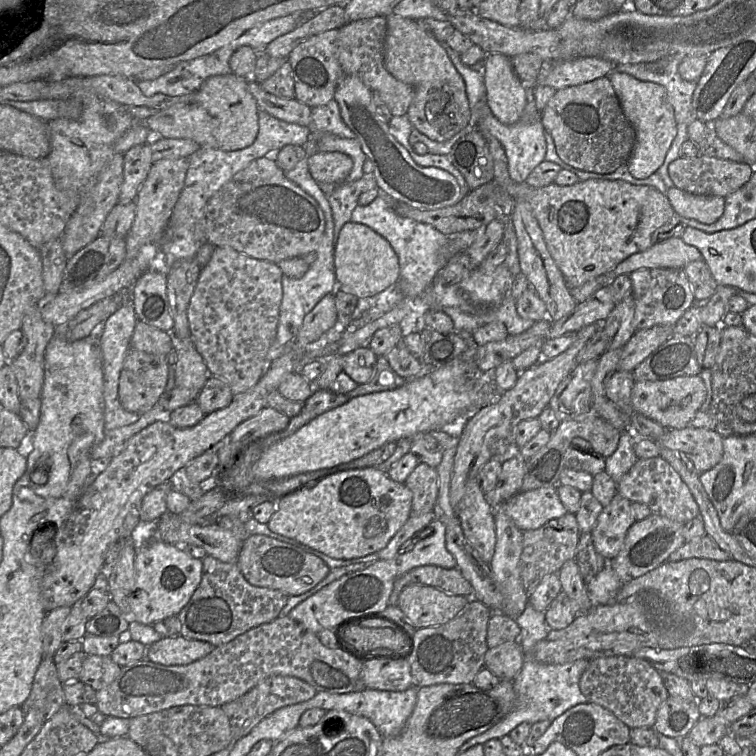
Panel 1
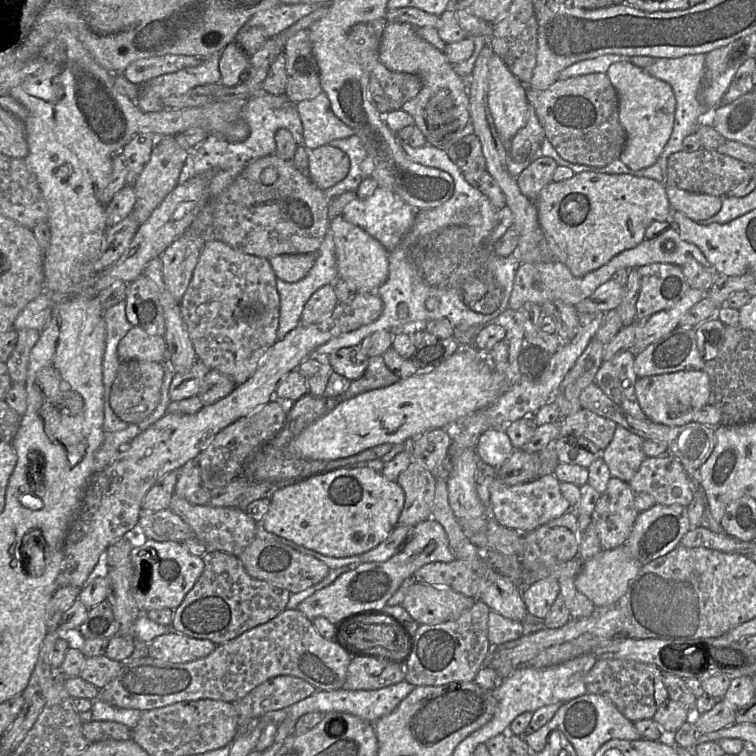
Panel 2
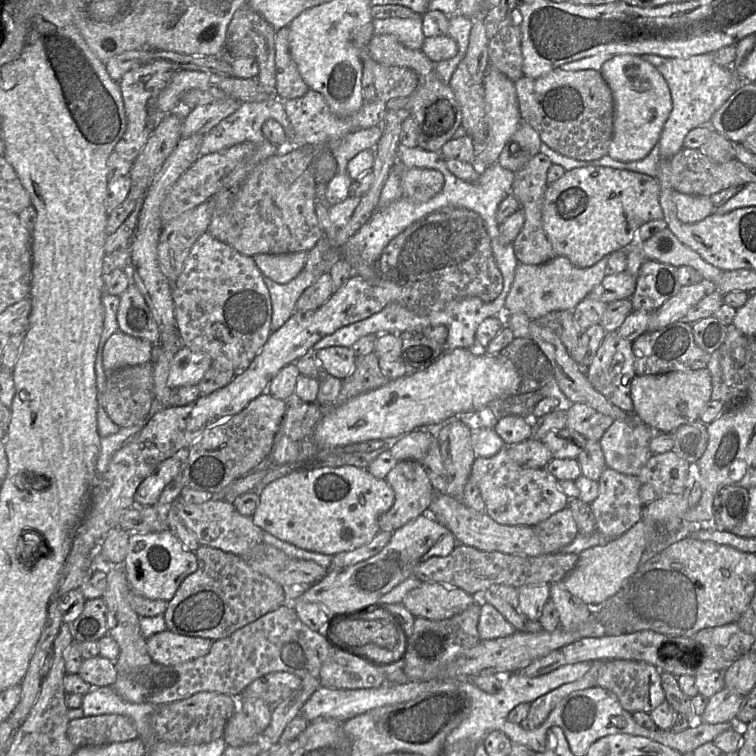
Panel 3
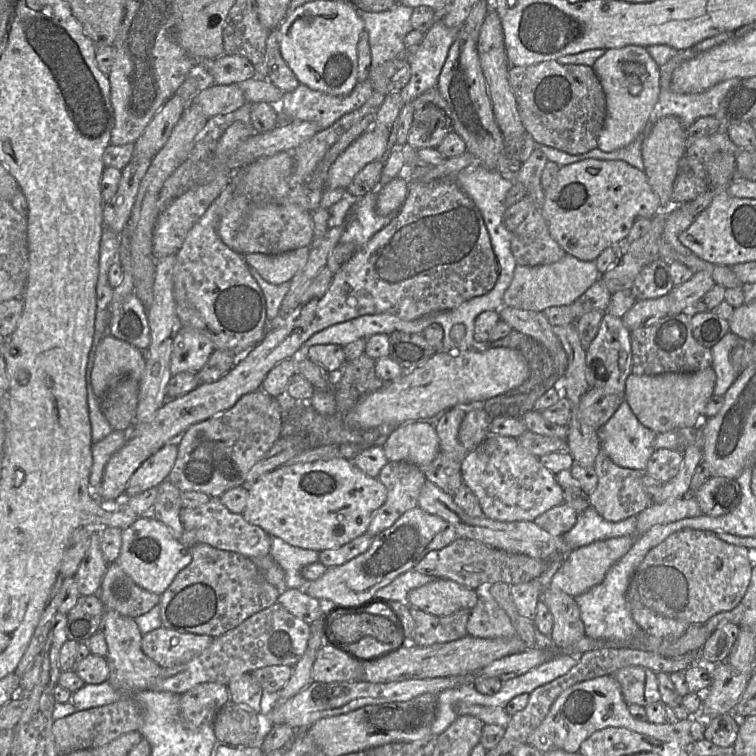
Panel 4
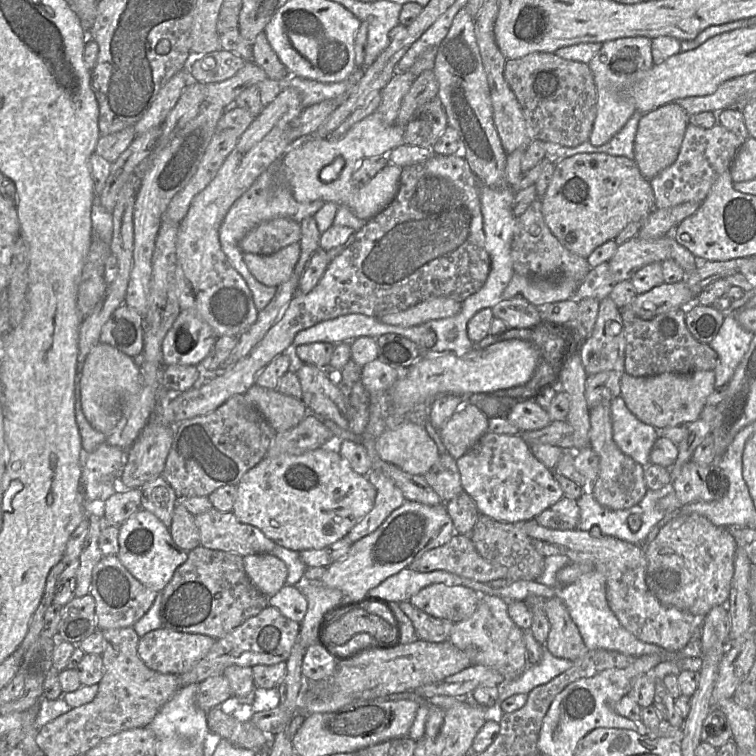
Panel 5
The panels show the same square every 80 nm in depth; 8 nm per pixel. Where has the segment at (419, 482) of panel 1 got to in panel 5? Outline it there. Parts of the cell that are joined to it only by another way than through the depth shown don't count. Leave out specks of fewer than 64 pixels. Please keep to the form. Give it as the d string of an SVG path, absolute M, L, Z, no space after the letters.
M371 470L366 476L376 489L375 503L373 509L346 535L352 542L357 542L374 532L406 501L402 491L380 471Z

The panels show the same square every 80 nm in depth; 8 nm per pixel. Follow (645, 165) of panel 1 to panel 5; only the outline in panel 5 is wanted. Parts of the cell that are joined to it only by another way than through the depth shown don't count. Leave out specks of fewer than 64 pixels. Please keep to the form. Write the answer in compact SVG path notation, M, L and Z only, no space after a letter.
M642 36L611 40L602 44L601 49L588 64L598 93L597 116L590 135L590 144L601 146L609 142L635 114L632 87L640 79L641 73L654 65L651 44L651 39Z

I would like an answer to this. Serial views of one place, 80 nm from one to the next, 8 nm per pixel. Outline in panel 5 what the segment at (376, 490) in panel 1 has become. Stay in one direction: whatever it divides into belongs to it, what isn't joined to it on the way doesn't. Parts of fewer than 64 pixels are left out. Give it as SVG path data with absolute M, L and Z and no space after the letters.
M333 435L321 448L301 455L263 458L236 486L233 515L240 523L258 528L276 545L292 551L319 550L344 538L373 509L376 489L366 475L354 472L349 463L340 456L341 441L343 440Z

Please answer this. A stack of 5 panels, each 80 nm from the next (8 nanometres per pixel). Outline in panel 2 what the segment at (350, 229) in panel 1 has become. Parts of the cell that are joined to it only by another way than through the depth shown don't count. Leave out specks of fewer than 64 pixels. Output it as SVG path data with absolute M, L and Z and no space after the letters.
M328 206L329 228L333 232L338 277L352 284L357 293L377 293L388 279L389 251L364 229L353 225L342 216L330 215Z

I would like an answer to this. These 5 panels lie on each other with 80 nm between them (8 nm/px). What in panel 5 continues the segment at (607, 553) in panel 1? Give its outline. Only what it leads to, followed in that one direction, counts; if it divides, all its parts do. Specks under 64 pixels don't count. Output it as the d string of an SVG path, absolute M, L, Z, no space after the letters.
M600 404L589 409L590 446L599 458L598 476L589 487L595 500L609 510L626 510L642 501L648 487L644 479L644 468L625 455L616 445L612 436L610 404Z

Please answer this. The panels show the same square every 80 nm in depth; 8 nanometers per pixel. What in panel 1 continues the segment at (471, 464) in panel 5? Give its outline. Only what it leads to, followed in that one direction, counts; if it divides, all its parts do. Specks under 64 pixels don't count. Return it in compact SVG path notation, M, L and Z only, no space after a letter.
M556 487L519 491L501 507L523 532L535 530L568 513Z

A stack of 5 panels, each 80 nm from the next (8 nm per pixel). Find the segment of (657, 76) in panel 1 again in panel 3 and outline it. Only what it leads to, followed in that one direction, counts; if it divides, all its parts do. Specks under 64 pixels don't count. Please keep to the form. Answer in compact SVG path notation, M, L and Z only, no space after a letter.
M713 54L667 59L656 68L669 86L673 105L659 141L659 154L660 159L671 159L684 148L684 139L691 130L710 126L714 112L737 90L741 81L731 68L719 66Z

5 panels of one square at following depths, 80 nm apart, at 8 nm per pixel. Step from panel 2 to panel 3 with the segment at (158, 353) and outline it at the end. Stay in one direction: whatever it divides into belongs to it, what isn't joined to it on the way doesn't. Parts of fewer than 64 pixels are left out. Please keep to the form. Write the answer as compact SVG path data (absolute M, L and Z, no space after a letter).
M121 331L112 334L104 344L102 364L107 373L125 367L151 362L155 345L148 340Z

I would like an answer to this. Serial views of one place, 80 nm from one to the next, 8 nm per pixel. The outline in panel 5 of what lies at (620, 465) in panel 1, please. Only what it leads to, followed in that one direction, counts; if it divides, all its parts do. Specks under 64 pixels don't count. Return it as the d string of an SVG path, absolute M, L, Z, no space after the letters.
M621 396L614 398L610 405L612 436L618 448L643 468L649 465L650 452L658 439L659 432L654 427L640 421L626 406Z

